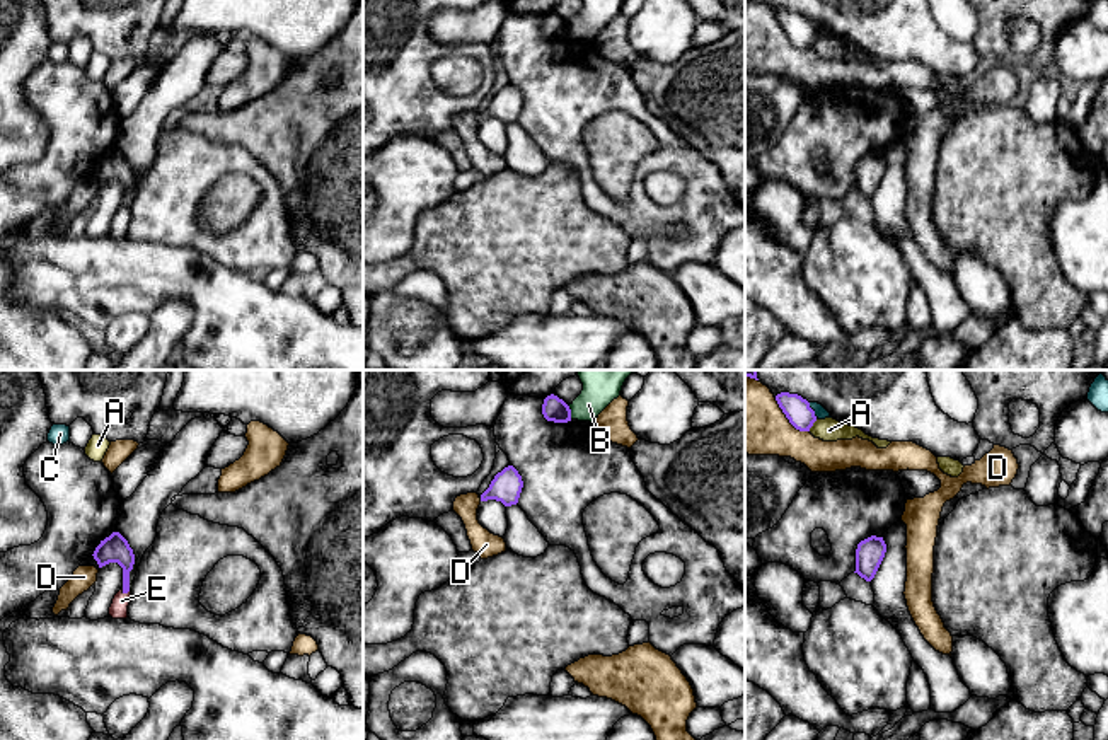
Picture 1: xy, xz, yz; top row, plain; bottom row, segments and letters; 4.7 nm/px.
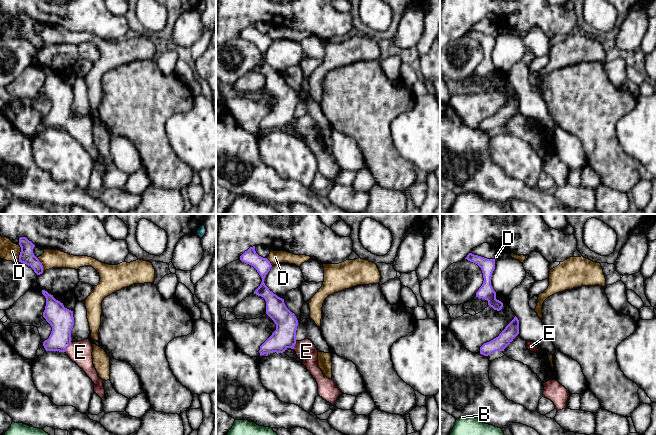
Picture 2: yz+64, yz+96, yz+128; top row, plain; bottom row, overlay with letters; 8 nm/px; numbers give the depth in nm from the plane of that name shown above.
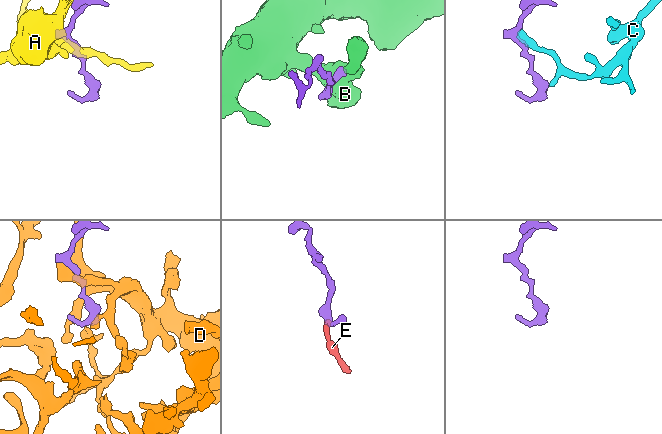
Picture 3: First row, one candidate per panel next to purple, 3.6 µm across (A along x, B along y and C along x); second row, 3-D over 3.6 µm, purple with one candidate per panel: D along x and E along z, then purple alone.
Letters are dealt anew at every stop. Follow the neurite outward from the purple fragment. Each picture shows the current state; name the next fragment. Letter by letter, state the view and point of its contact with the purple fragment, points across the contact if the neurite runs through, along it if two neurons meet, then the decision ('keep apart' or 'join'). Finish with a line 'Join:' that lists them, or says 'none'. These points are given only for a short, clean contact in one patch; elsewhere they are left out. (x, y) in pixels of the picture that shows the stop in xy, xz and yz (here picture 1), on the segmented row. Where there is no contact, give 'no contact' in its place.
A: contact yz (812, 425); border yz (817, 418), (808, 430); keep apart
B: contact xz (570, 413); border xz (568, 406), (571, 418); keep apart
C: contact yz (812, 410); border yz (808, 403), (817, 416); keep apart
D: contact yz (788, 418); keep apart
E: contact xy (125, 592); way xy (115, 548), (125, 558), (125, 592), (118, 609); join
Join: E

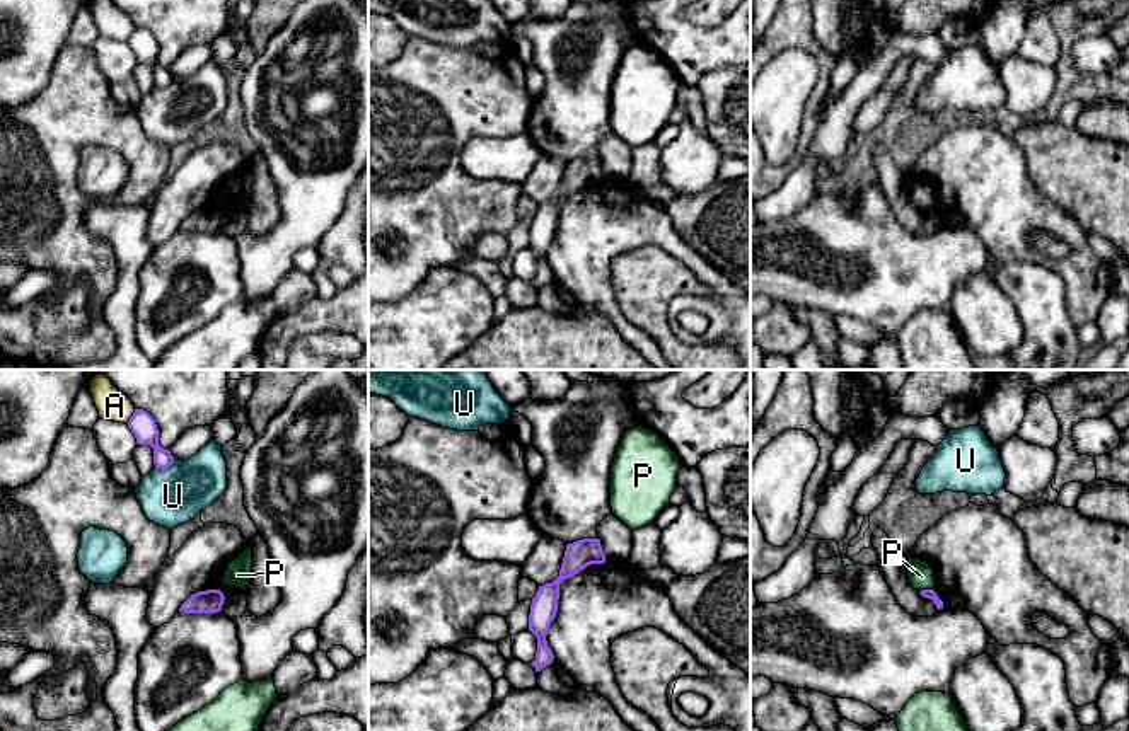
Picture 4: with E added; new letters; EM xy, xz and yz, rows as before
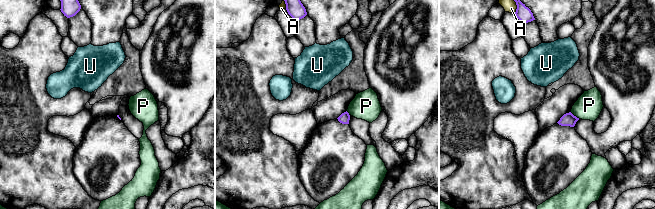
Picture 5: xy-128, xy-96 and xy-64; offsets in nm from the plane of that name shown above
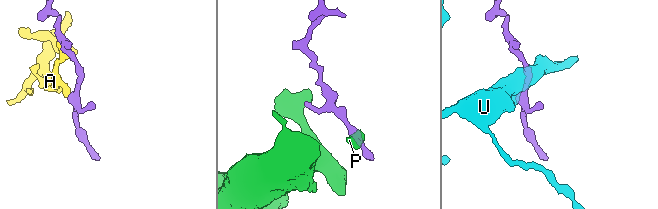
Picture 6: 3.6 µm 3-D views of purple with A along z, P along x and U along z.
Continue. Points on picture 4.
A: contact xy (132, 416); border xy (135, 409), (127, 423); keep apart
P: contact yz (926, 590); border yz (933, 588), (920, 592); keep apart
U: contact xy (164, 467); border xy (174, 460), (162, 469), (156, 469); keep apart
Join: none

